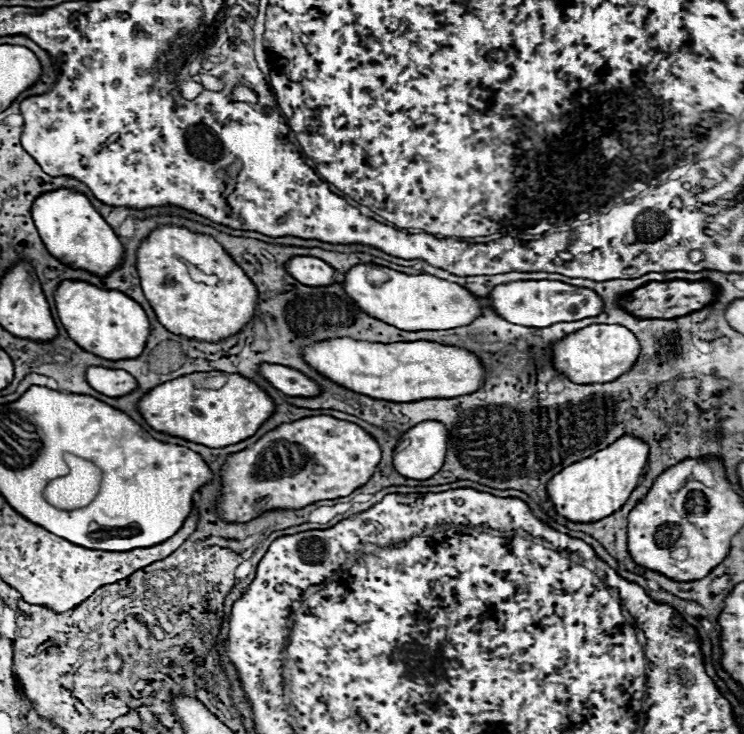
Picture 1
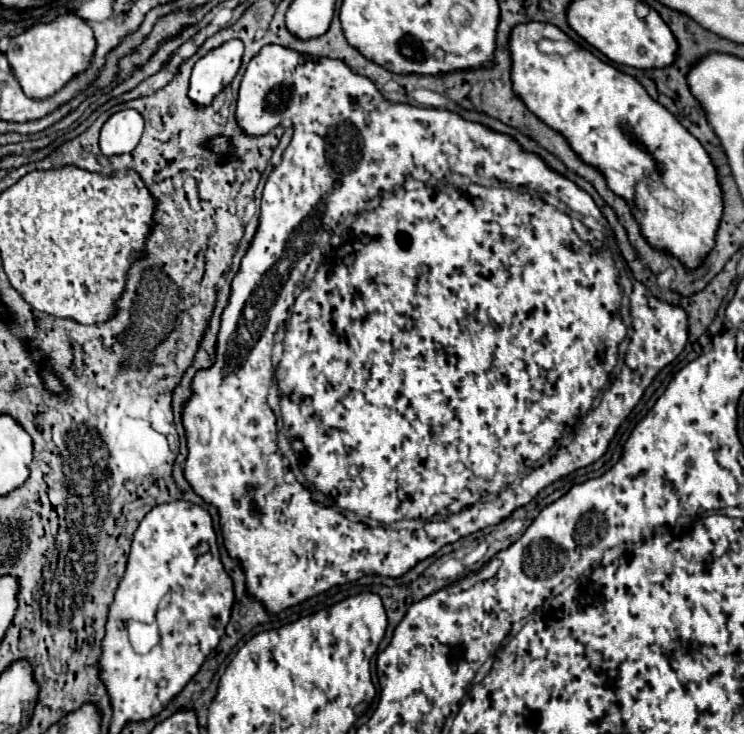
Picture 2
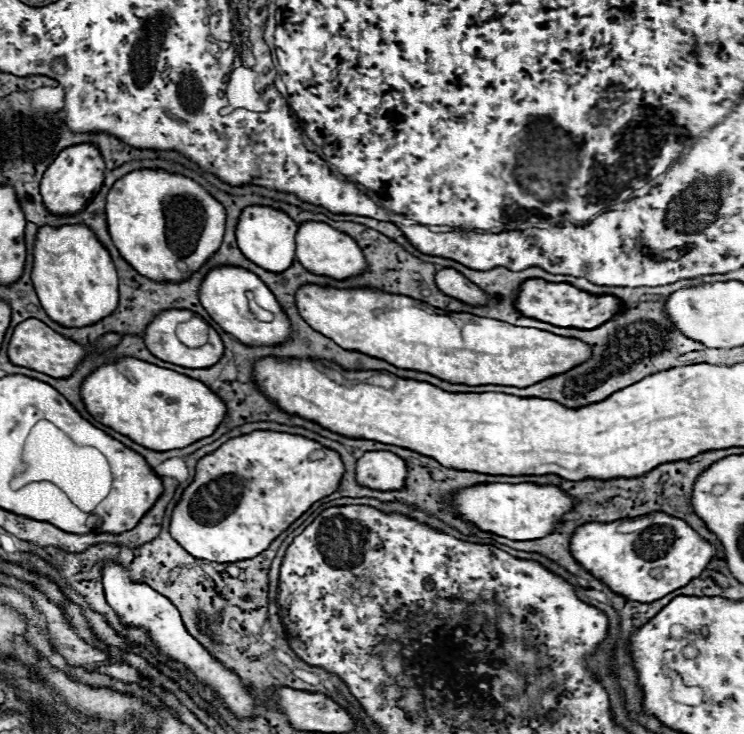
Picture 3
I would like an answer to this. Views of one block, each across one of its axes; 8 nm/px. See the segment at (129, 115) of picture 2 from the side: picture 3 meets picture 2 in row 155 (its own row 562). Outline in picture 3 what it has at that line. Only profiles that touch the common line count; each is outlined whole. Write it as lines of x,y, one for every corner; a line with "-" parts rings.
106,560
104,562
104,570
102,570
102,582
104,582
104,590
106,590
106,600
108,604
114,608
114,612
122,618
124,624
132,624
132,626
140,626
146,628
150,632
150,638
160,646
162,652
166,652
170,658
182,662
184,666
188,666
200,682
204,682
206,686
214,688
216,694
222,698
222,702
226,704
226,708
230,712
234,712
240,718
248,718
252,716
254,710
254,698
248,694
248,690
242,686
240,678
230,672
228,668
224,668
216,658
212,658
208,654
208,650
204,650
184,628
180,614
176,610
176,606
162,594
158,594
156,590
152,590
148,584
144,582
132,582
128,576
128,568

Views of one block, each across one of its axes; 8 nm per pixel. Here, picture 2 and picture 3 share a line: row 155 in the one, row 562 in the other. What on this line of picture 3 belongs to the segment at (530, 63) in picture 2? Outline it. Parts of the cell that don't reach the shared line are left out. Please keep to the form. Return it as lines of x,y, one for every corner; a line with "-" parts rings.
654,512
650,526
640,532
618,532
618,526
618,520
608,524
582,524
572,534
570,552
594,578
606,584
614,594
632,602
650,604
678,588
684,588
692,578
702,574
716,554
716,548
702,540
684,520
672,518
664,512

